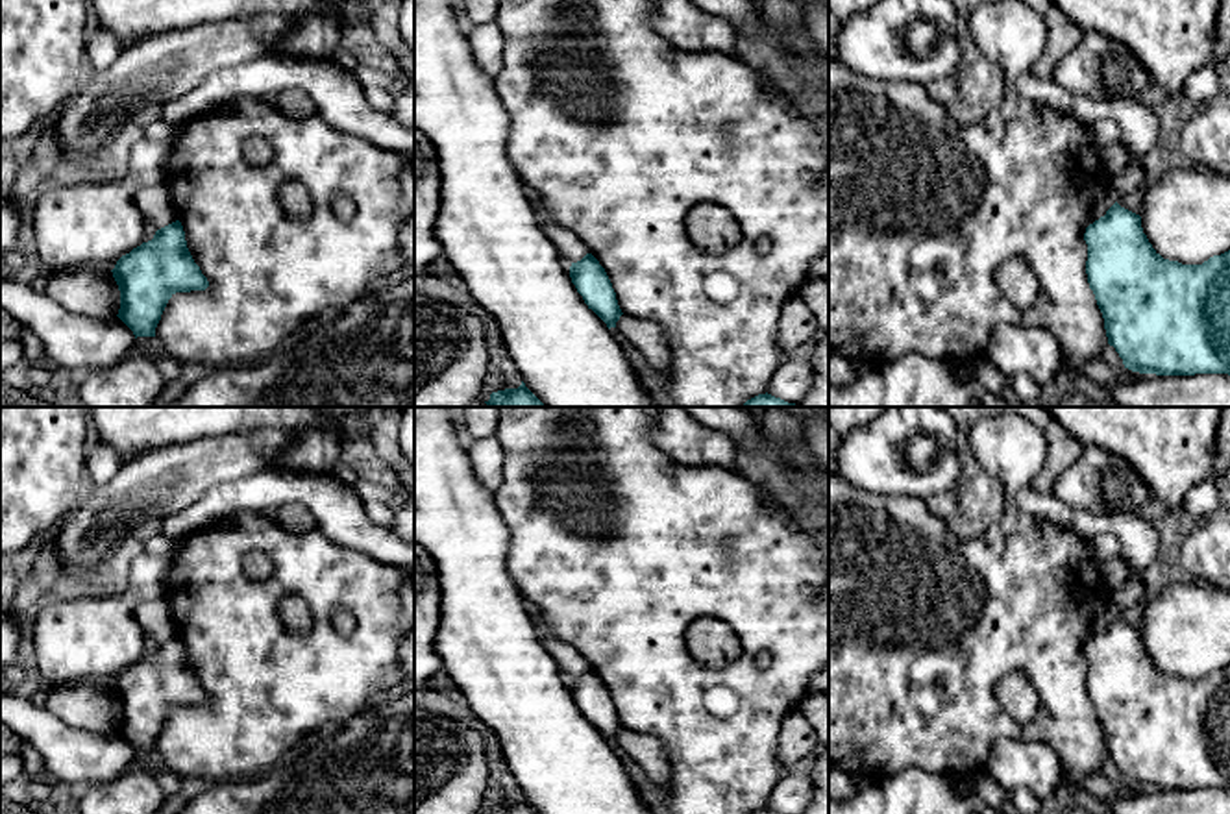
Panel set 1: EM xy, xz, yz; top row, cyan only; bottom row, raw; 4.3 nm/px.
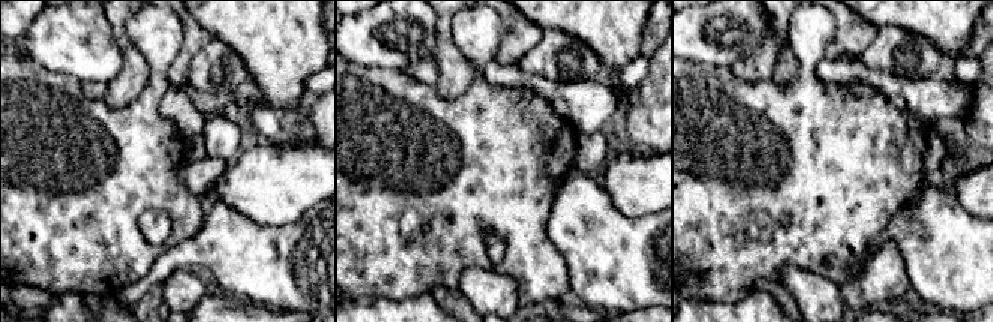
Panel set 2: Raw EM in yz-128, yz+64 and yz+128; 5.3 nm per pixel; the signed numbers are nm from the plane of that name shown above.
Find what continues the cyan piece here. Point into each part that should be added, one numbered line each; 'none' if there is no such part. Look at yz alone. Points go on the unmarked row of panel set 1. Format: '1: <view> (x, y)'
none

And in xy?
none

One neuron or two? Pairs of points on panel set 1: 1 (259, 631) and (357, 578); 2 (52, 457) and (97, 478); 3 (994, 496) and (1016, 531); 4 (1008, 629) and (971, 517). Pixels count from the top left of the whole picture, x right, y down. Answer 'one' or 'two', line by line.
1: one
2: two
3: two
4: two

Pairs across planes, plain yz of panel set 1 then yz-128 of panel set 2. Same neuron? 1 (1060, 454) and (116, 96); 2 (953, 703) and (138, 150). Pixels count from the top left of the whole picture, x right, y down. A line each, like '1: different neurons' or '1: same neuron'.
1: same neuron
2: same neuron

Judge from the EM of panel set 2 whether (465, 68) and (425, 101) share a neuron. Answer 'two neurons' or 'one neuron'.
two neurons

